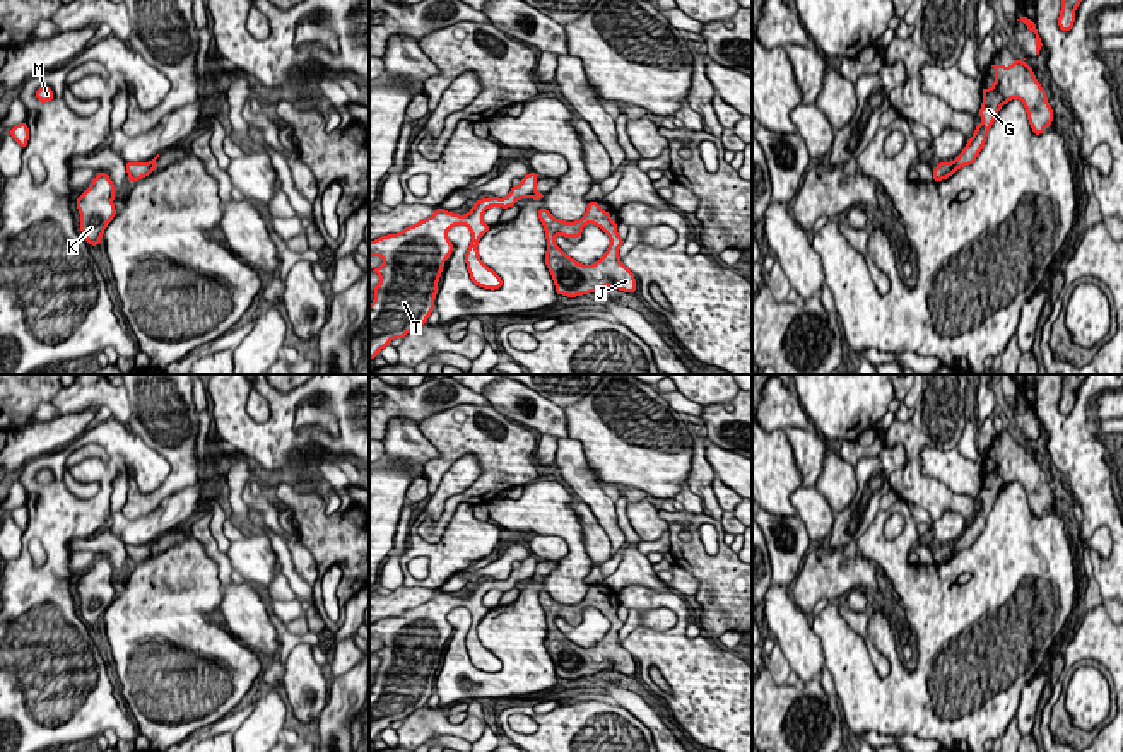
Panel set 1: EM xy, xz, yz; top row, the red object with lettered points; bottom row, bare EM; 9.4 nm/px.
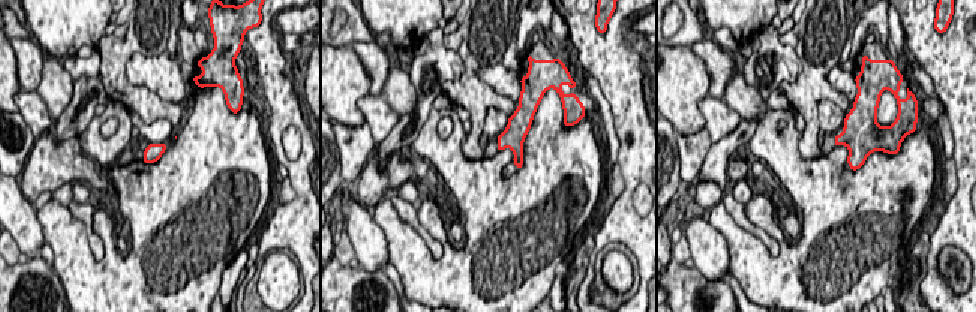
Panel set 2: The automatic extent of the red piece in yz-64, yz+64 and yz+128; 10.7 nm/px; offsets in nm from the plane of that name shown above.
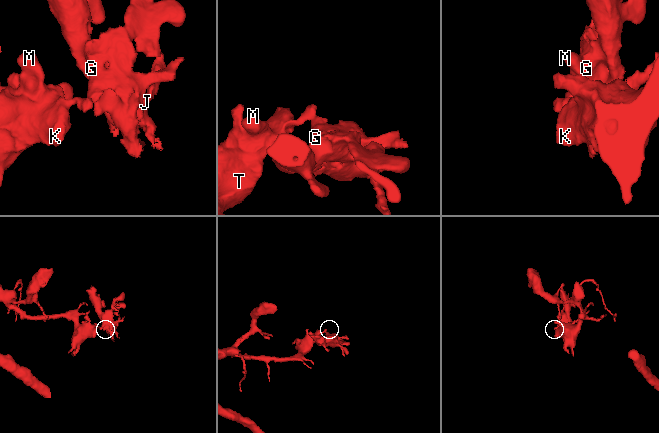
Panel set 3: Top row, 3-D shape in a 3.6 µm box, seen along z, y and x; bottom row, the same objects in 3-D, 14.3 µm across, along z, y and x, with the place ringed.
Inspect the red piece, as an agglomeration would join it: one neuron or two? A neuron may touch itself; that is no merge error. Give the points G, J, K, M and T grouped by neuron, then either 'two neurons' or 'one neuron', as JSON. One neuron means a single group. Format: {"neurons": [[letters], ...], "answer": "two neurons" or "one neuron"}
{"neurons": [["G", "J"], ["K", "M", "T"]], "answer": "two neurons"}

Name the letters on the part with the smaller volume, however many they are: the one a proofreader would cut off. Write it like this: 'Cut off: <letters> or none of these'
Cut off: G, J

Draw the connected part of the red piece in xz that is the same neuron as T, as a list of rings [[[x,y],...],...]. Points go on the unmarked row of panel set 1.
[[[532,554],[504,581],[477,581],[465,598],[439,590],[429,602],[369,626],[369,639],[383,641],[383,648],[373,653],[379,658],[379,667],[369,687],[369,742],[374,742],[393,721],[403,721],[427,704],[434,692],[443,646],[453,634],[446,619],[453,608],[467,608],[472,615],[472,626],[465,636],[472,665],[491,673],[503,668],[501,660],[479,641],[479,622],[489,614],[482,600],[492,588],[508,591],[520,581],[532,579],[537,562]]]

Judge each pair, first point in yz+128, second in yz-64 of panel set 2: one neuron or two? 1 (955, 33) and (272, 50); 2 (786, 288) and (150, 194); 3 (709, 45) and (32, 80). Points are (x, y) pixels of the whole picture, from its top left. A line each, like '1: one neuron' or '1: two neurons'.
1: one neuron
2: one neuron
3: one neuron

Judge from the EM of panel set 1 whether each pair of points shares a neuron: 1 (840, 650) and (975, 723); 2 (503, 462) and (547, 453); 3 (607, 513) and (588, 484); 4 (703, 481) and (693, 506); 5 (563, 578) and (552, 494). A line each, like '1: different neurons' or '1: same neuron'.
1: same neuron
2: different neurons
3: same neuron
4: different neurons
5: same neuron

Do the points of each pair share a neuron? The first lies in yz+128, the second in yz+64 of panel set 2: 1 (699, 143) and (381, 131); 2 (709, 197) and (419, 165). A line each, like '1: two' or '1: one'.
1: two
2: one

